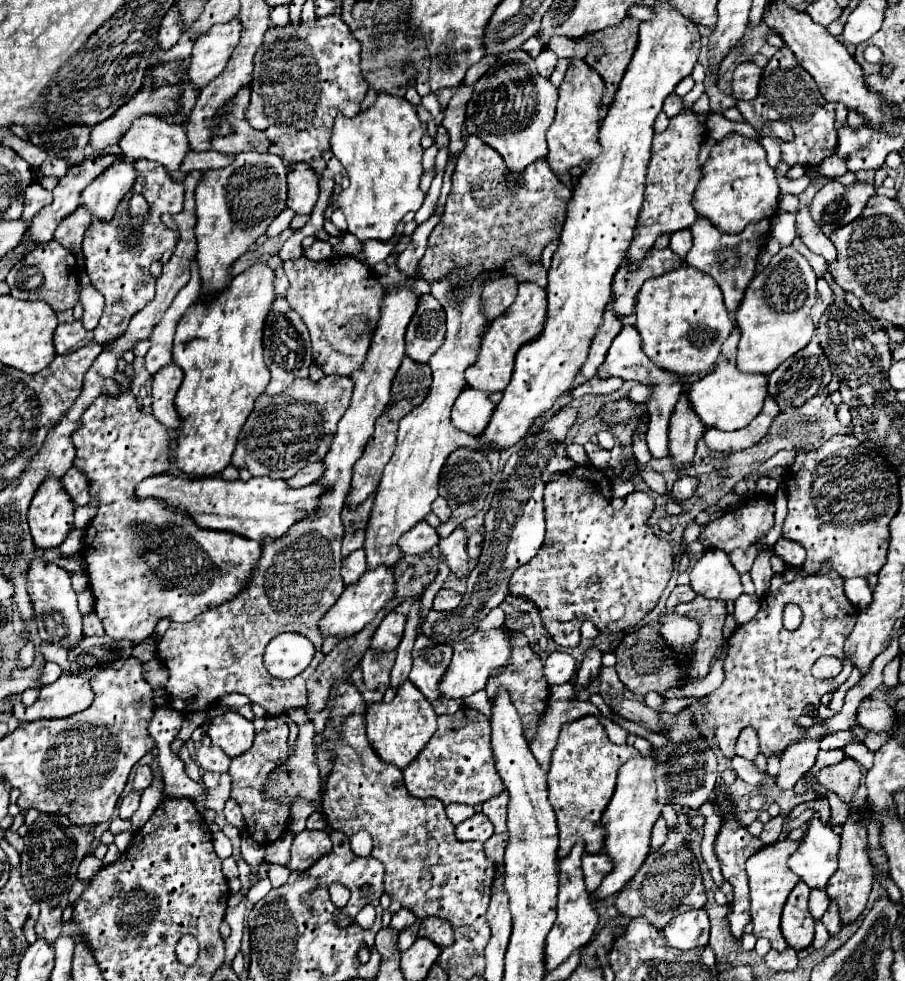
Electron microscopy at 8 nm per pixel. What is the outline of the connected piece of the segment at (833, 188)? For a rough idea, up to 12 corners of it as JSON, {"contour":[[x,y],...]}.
{"contour":[[832,180],[816,192],[810,214],[830,236],[862,214],[872,184]]}

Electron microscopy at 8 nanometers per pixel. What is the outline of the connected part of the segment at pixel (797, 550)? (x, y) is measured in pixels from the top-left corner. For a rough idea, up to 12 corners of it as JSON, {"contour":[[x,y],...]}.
{"contour":[[780,538],[774,552],[790,566],[806,558],[800,542]]}

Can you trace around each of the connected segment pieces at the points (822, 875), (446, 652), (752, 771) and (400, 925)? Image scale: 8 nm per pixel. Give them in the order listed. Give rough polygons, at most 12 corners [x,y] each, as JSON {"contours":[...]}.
{"contours":[[[814,810],[788,866],[810,888],[836,872],[840,836]],[[418,636],[410,672],[428,702],[440,698],[452,648]],[[738,754],[732,770],[750,786],[760,786],[764,772]],[[400,908],[392,916],[390,928],[396,932],[418,922],[416,914]]]}

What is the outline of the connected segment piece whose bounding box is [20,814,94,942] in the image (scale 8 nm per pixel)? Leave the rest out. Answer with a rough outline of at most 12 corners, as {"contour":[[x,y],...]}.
{"contour":[[40,814],[24,836],[22,880],[54,942],[94,826]]}

